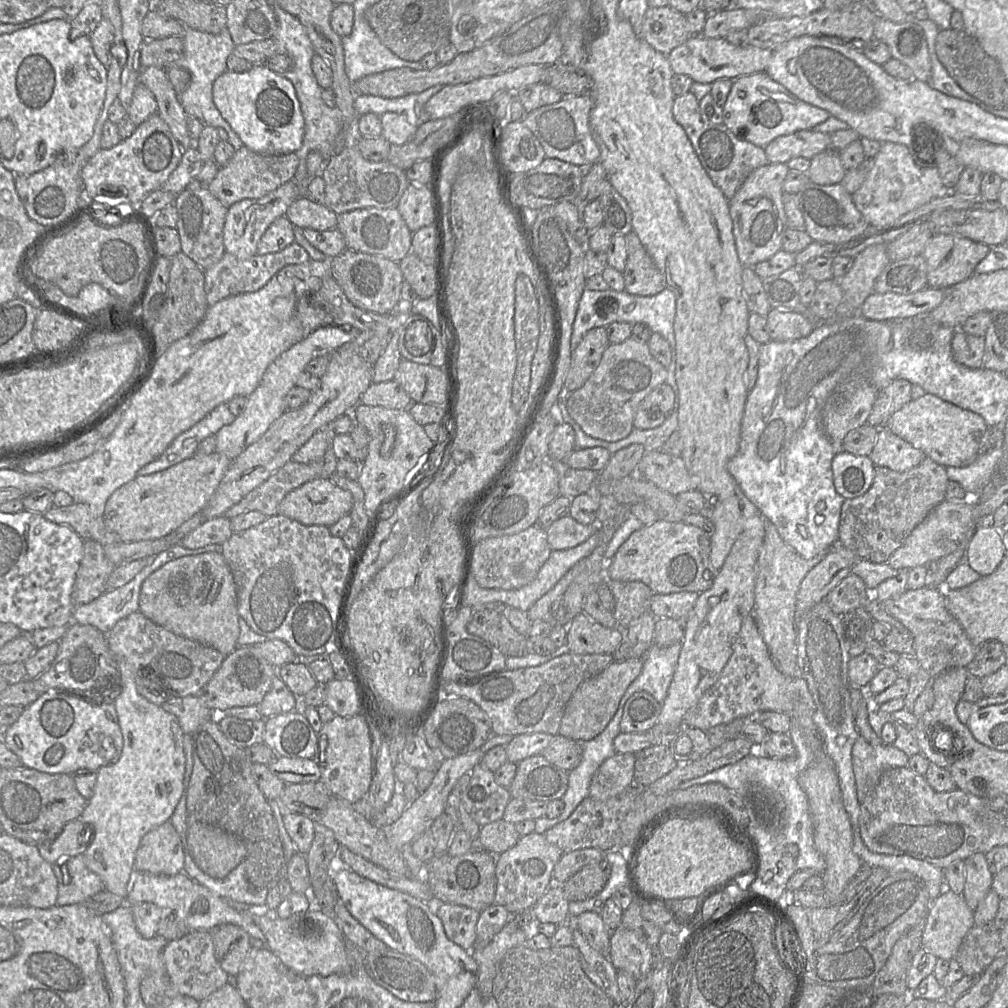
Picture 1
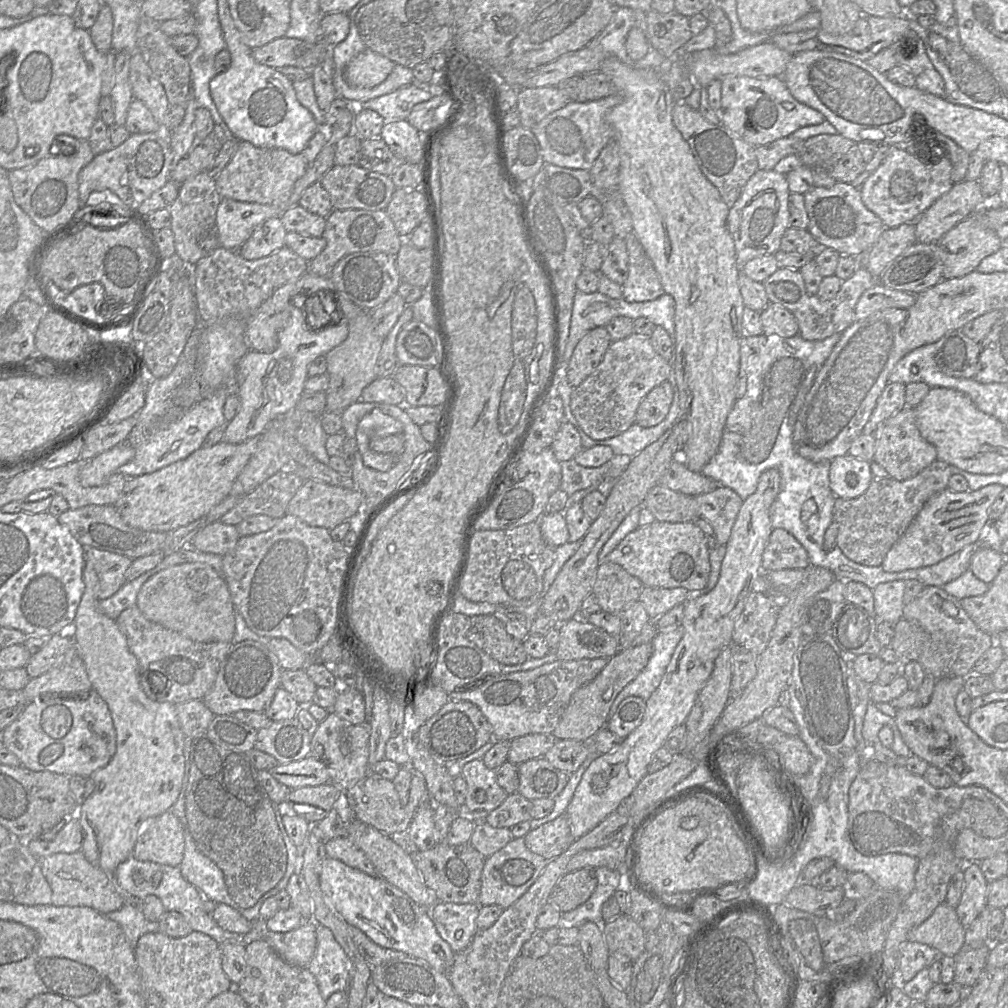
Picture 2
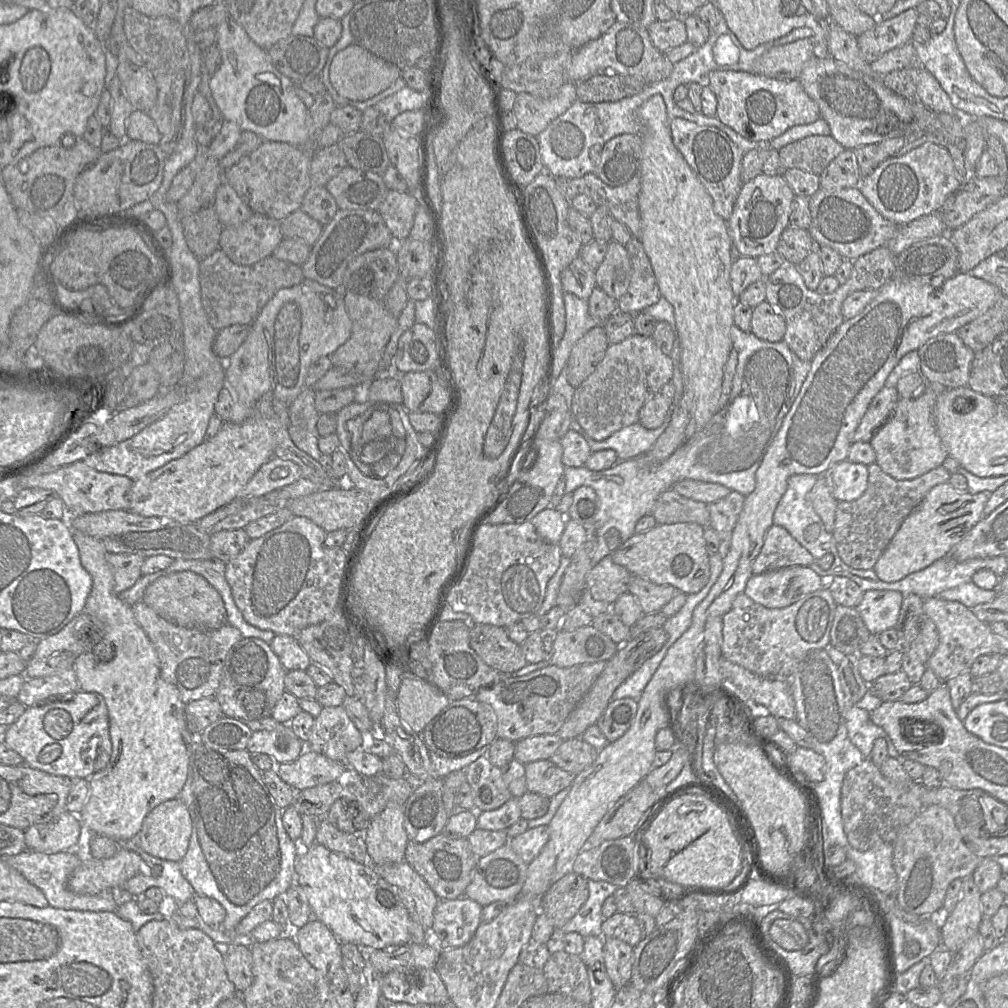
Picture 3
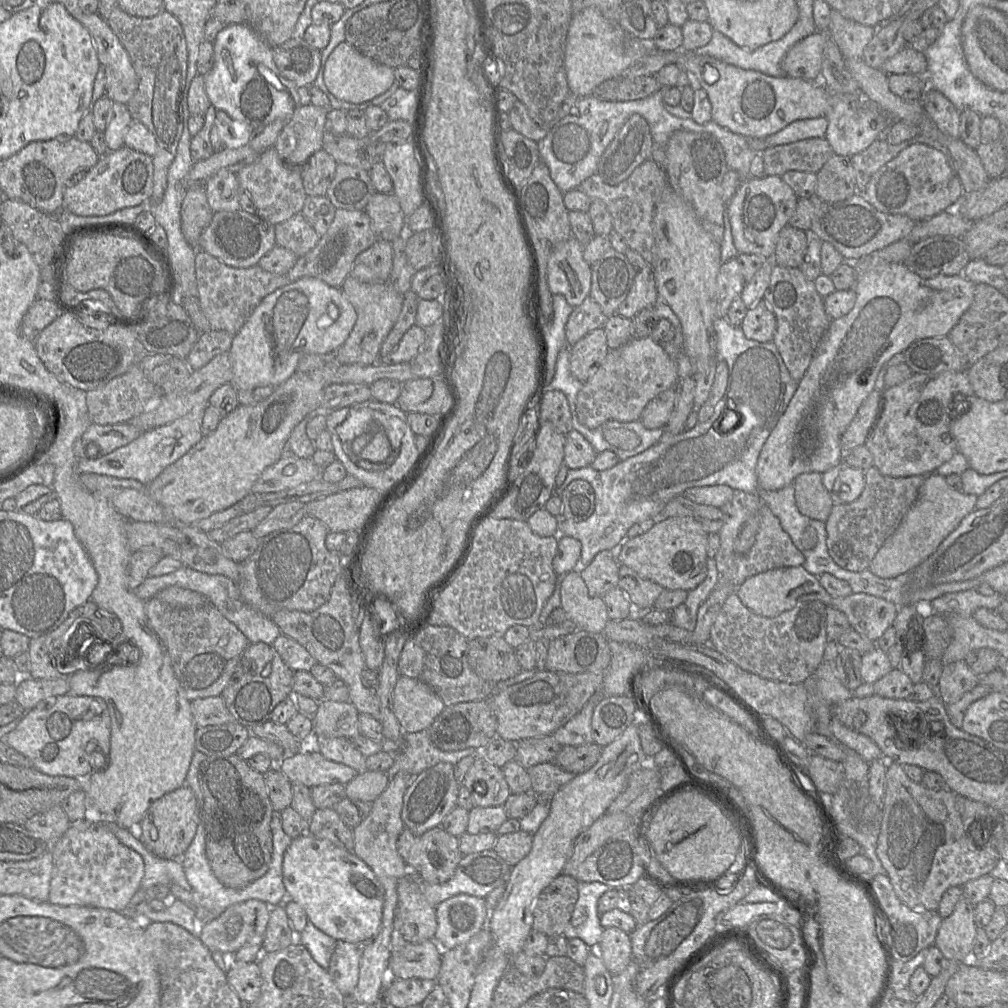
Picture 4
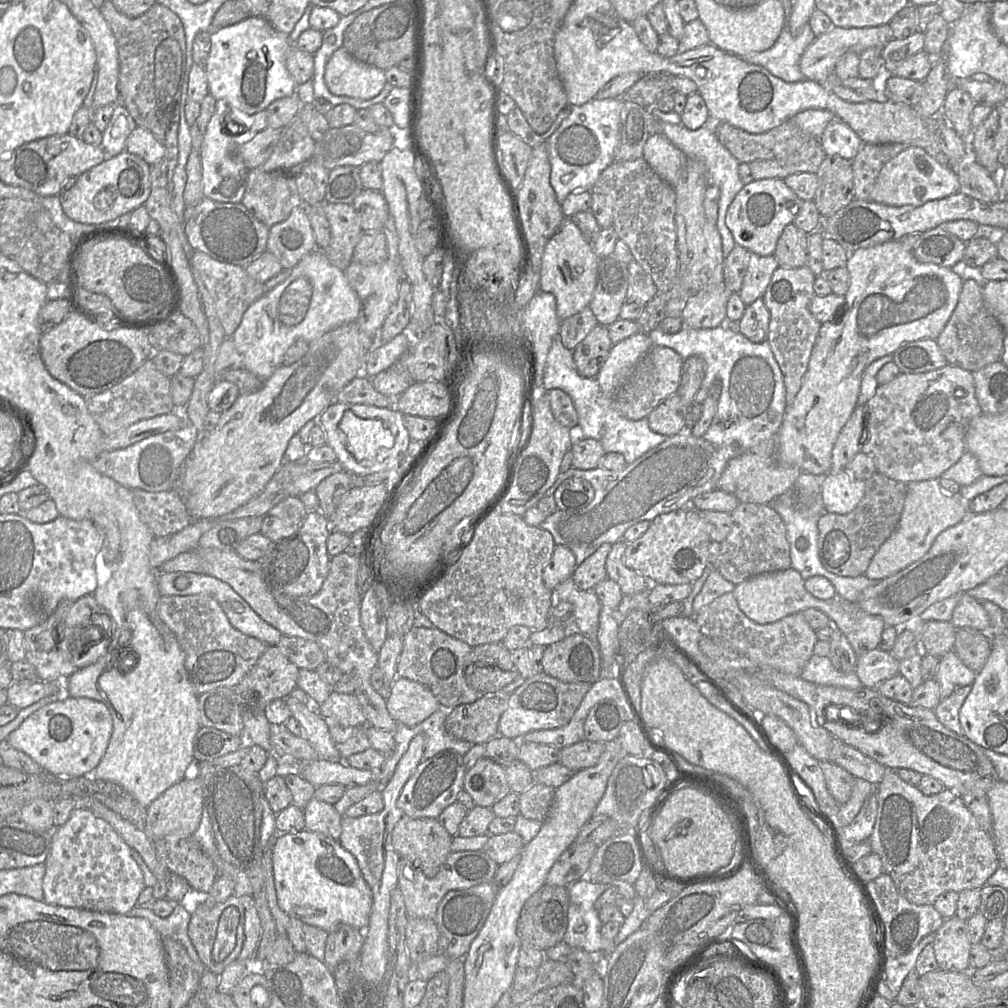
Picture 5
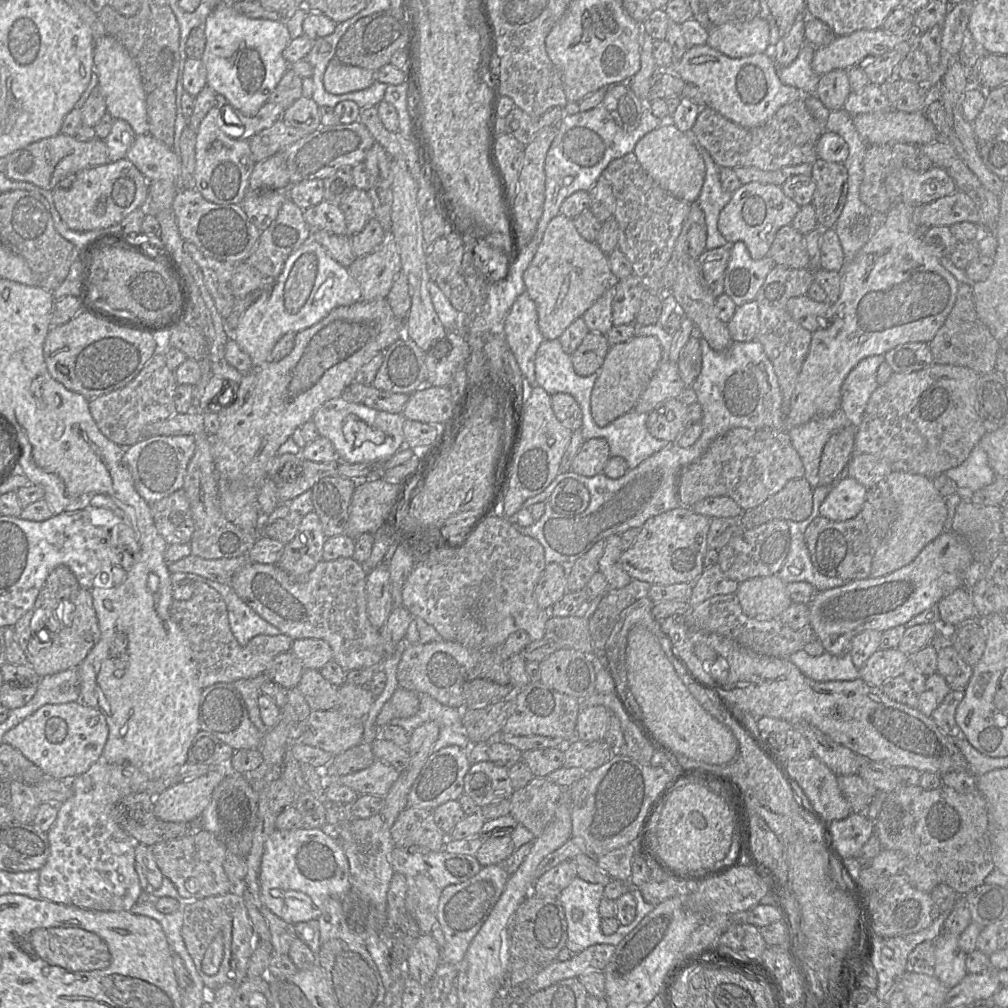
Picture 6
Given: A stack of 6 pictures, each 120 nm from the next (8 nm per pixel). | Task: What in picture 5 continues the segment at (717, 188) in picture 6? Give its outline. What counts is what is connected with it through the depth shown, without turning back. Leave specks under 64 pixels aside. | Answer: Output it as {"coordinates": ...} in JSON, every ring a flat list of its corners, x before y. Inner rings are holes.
{"coordinates":[[659,122,659,131,657,133,663,134,675,147,680,149,686,157,693,157,702,161,707,170,708,186,717,186,719,188,720,197,716,227,721,236,722,253,725,259,736,245,730,230,725,224,725,217,729,205,744,186,738,175,739,162,727,148,719,142,711,127,703,126,697,130,690,130,682,124,673,125]]}

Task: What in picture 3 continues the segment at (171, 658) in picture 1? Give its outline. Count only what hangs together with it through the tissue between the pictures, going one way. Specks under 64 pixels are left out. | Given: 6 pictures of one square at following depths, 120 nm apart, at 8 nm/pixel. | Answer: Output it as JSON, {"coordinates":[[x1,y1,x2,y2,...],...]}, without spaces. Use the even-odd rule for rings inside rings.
{"coordinates":[[143,601,135,603,132,606,132,610,137,623,143,629,156,651,160,663,161,678,178,688,181,700,188,704,193,700,215,697,222,679,226,657,230,649,243,638,240,631,228,623,216,630,195,630,178,626,160,617]]}

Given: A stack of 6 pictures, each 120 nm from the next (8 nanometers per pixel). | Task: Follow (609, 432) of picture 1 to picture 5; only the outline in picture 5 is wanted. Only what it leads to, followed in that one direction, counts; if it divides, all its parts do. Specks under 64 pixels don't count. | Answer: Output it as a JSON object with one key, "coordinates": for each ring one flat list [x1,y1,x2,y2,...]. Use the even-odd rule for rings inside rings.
{"coordinates":[[654,345,638,362,631,375,611,393,612,408,630,420,647,418,661,402,677,394,681,382,683,361,673,349]]}

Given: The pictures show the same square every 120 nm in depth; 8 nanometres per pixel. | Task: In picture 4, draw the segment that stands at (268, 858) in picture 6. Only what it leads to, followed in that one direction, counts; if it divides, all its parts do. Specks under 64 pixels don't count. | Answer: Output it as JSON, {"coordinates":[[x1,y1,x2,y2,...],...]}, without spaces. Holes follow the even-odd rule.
{"coordinates":[[305,832,294,838,284,852,282,871,288,899,301,905,318,929,337,941,360,947,378,935,385,890,371,868,355,853]]}

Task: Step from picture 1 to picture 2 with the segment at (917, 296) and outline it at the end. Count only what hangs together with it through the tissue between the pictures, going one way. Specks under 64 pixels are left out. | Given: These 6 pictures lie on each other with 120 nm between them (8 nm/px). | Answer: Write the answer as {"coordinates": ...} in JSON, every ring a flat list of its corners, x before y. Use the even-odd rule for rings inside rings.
{"coordinates":[[878,283,861,295,855,307,854,317,859,321,881,310,909,308,915,301,915,294,890,289]]}

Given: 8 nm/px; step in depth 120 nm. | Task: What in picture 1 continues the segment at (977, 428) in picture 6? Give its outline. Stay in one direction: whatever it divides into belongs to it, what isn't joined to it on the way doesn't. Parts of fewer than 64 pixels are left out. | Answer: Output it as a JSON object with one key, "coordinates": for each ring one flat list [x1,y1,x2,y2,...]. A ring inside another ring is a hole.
{"coordinates":[[882,426,878,430,875,446,868,457,875,466,905,472,918,466,926,458,926,455]]}

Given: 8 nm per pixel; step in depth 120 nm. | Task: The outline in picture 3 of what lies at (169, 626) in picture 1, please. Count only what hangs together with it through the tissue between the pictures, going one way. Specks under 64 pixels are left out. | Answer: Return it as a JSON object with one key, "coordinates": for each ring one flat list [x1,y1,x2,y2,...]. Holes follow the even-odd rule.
{"coordinates":[[191,571,158,578,146,588,142,601,163,619,188,629,216,630,227,623,227,613,219,592,202,576]]}

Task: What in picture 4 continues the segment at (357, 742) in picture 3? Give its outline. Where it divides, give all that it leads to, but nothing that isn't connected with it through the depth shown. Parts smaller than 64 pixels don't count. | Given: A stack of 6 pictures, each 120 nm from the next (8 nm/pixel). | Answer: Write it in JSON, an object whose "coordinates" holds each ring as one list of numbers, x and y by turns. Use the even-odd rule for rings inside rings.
{"coordinates":[[323,699,319,701,317,712,312,717,314,735,353,739,360,734,358,715,358,710,350,701]]}

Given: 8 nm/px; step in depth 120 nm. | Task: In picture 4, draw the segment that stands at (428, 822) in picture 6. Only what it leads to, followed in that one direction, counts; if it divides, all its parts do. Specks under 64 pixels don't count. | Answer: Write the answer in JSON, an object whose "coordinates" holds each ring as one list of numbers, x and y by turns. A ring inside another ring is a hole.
{"coordinates":[[441,826,434,827,420,836,404,828,397,840,397,850,408,869,430,884,439,885,448,881,464,856,459,850,458,837,447,833]]}

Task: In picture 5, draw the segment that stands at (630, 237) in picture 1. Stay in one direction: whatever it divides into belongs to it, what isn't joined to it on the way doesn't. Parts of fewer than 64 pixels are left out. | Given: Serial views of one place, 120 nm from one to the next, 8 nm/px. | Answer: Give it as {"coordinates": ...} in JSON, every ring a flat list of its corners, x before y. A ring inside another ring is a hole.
{"coordinates":[[633,259,627,266,628,289,619,318,636,321,645,305,659,292,651,276,636,260]]}

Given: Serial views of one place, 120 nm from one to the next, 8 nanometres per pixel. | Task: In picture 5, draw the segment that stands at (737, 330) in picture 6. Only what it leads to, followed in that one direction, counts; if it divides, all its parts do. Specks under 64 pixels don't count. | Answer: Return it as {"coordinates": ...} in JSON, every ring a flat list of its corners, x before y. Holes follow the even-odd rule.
{"coordinates":[[762,298,746,306,743,316,735,328,753,343,767,340,769,333,770,313]]}

